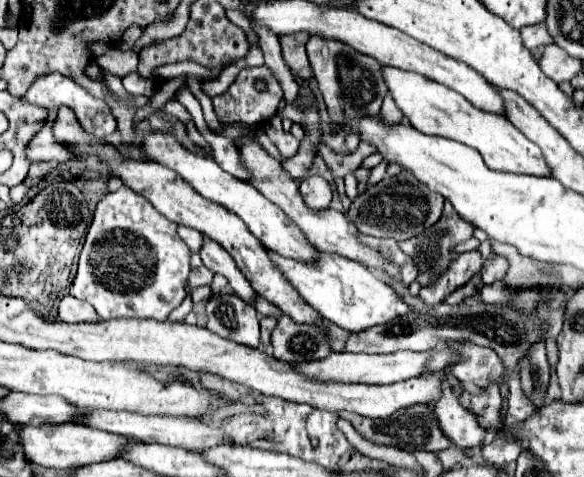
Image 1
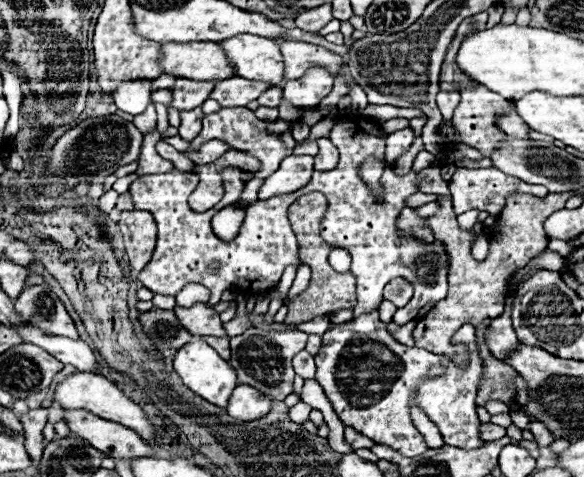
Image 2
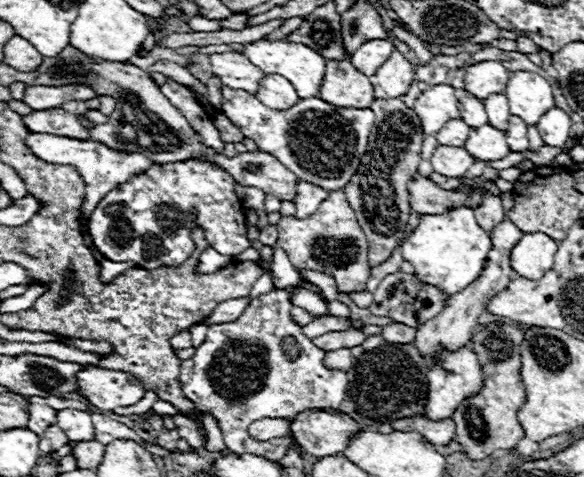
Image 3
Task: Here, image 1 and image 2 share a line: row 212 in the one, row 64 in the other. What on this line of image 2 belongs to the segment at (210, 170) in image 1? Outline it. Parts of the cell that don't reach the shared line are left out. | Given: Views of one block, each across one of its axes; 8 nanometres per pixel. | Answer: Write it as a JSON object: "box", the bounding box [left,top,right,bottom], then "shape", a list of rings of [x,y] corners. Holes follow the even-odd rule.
{"box":[220,34,284,86],"shape":[[[240,34],[220,42],[228,60],[234,64],[236,74],[246,80],[268,82],[280,86],[284,82],[284,62],[276,40]]]}

